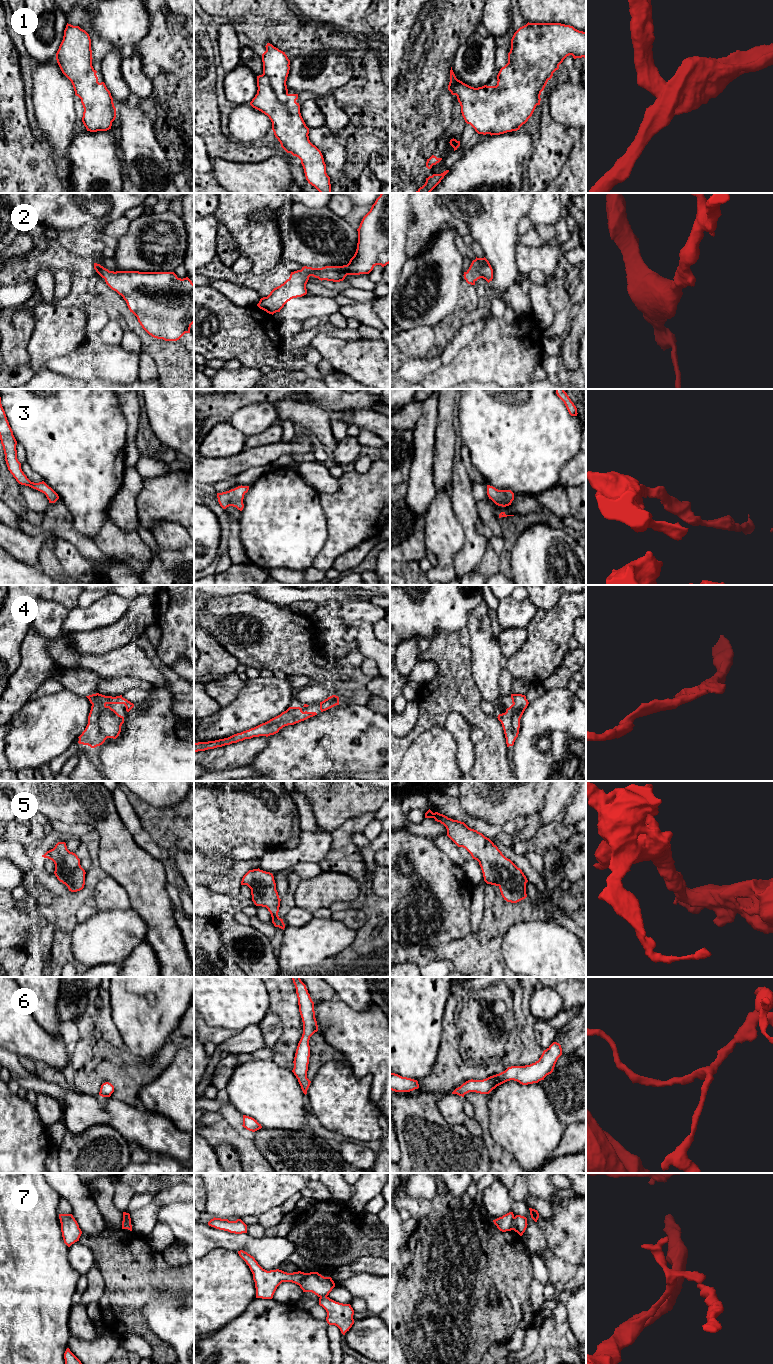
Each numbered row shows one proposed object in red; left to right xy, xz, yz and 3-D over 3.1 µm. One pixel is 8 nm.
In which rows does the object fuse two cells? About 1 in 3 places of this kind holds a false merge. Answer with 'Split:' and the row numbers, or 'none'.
Split: 7

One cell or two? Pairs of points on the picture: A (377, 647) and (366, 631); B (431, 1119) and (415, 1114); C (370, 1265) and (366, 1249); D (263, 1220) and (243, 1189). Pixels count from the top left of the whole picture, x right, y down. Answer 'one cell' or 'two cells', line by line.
A: one cell
B: one cell
C: two cells
D: two cells

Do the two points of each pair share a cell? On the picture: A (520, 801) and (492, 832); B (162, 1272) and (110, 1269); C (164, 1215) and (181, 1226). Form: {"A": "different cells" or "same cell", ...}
{"A": "different cells", "B": "same cell", "C": "same cell"}

